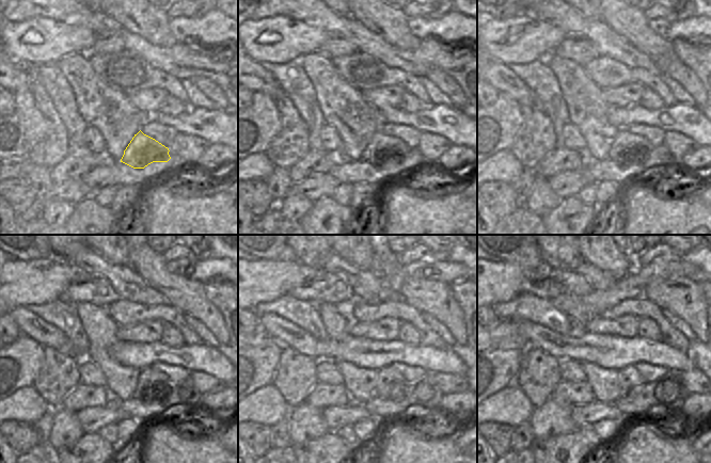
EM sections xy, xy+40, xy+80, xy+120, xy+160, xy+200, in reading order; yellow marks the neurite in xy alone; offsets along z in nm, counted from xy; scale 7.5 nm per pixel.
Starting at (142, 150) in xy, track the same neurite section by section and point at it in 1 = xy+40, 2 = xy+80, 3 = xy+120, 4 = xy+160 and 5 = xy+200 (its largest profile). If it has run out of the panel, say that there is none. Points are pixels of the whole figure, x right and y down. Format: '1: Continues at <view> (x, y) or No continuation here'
1: Continues at xy+40 (382, 149)
2: Continues at xy+80 (627, 149)
3: Continues at xy+120 (152, 386)
4: Continues at xy+160 (389, 379)
5: Continues at xy+200 (629, 378).

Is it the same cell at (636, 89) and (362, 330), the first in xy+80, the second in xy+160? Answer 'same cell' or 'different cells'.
same cell

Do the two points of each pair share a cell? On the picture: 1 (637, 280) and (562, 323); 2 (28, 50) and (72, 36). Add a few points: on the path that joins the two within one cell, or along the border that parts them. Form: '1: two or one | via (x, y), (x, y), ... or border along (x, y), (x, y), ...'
1: two | border along (551, 302), (571, 320)
2: one | via (38, 46), (47, 41), (61, 38)

